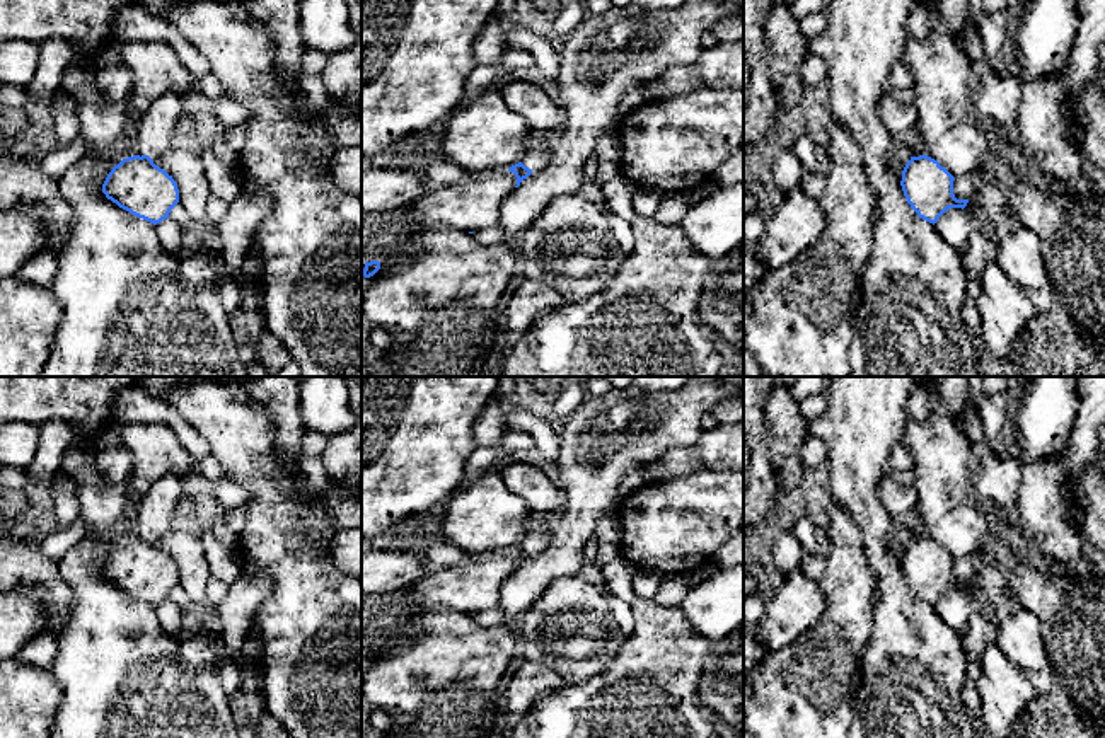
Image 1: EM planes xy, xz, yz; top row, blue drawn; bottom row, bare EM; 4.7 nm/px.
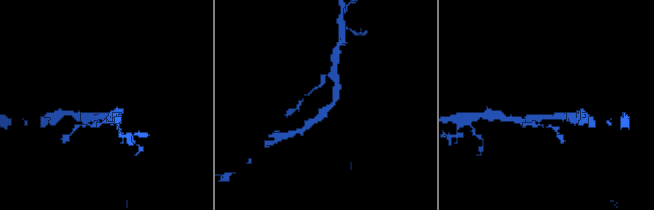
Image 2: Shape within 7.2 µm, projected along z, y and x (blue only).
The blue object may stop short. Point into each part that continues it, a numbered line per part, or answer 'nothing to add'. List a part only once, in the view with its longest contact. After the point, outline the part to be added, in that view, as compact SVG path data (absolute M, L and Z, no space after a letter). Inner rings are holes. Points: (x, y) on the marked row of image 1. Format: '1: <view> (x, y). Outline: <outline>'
nothing to add

